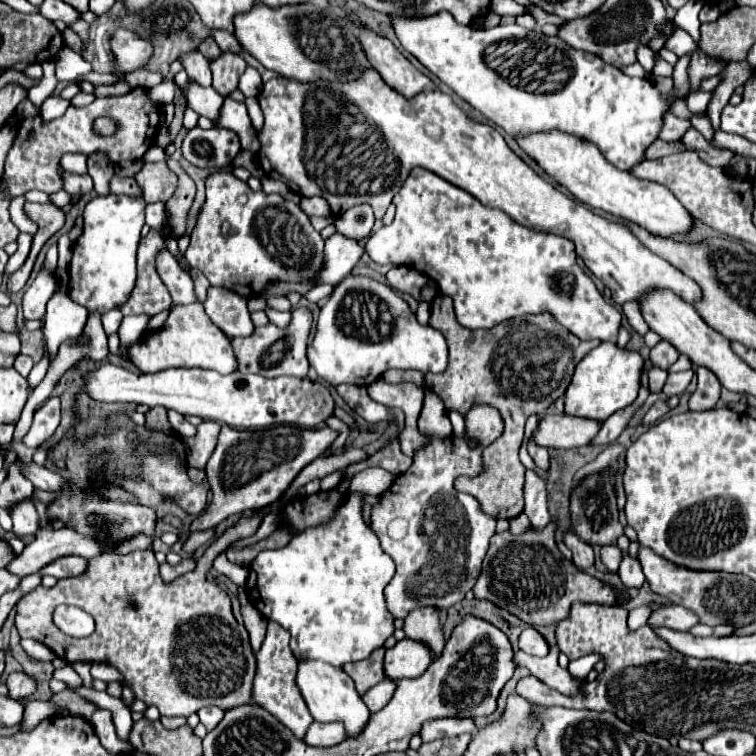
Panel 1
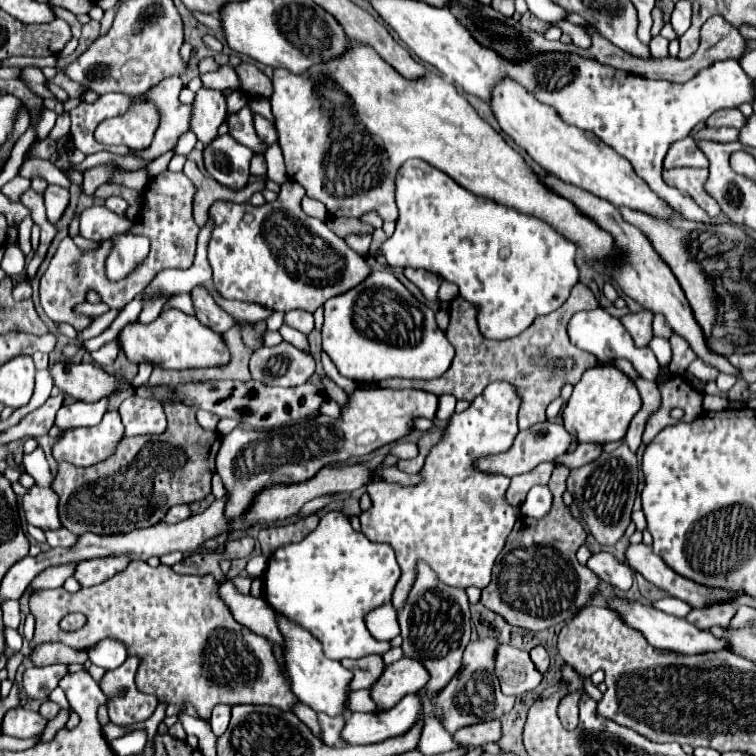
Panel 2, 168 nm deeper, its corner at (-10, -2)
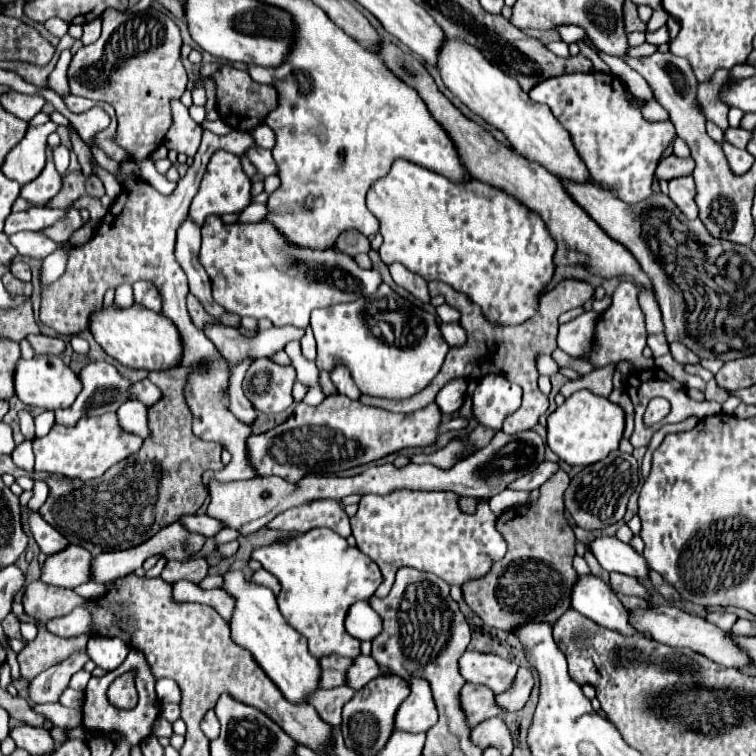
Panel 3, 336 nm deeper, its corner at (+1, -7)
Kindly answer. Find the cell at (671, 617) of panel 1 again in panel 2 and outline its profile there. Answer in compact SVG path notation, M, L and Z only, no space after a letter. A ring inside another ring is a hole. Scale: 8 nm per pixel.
M712 605L706 609L692 609L686 615L686 621L692 623L698 629L710 629L710 627L726 627L730 623L730 619L734 617L736 607L734 605Z

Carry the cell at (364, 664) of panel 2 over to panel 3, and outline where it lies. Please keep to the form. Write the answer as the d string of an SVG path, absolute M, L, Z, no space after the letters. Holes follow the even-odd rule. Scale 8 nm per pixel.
M323 656L319 660L321 676L319 676L319 688L335 688L345 684L345 672L351 666L353 660L343 656Z

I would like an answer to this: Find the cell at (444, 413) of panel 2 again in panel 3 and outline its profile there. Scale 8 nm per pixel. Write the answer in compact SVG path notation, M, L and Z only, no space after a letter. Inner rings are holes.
M453 378L451 382L447 382L441 388L435 402L441 406L441 410L445 414L453 414L463 406L465 394L467 394L467 380L465 378Z

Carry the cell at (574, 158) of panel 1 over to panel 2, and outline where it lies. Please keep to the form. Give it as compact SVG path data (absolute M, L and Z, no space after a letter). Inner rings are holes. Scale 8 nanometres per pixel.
M504 79L492 93L492 111L506 135L510 135L518 147L522 147L540 167L564 183L580 187L600 199L610 201L614 207L628 207L644 211L656 219L680 217L676 209L668 209L668 203L660 199L634 171L628 159L616 155L602 139L596 139L590 131L566 125L558 113L536 101L522 85L512 79Z

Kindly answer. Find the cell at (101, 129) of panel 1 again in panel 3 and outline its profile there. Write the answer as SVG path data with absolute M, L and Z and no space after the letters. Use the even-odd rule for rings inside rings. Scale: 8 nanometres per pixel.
M113 8L105 10L103 16L103 32L97 42L83 46L71 60L69 66L69 88L75 96L83 96L89 100L105 100L117 112L117 144L131 154L133 162L145 160L153 150L157 150L165 132L169 130L171 118L171 100L179 100L187 88L187 72L181 64L181 34L177 24L171 18L133 18Z

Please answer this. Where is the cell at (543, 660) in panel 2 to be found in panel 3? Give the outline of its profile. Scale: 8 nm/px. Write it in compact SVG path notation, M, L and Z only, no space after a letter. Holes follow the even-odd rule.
M519 668L513 688L509 688L509 692L503 692L501 696L495 696L497 706L501 706L503 712L519 712L525 706L525 702L529 700L533 684L535 680L531 672L527 668Z

